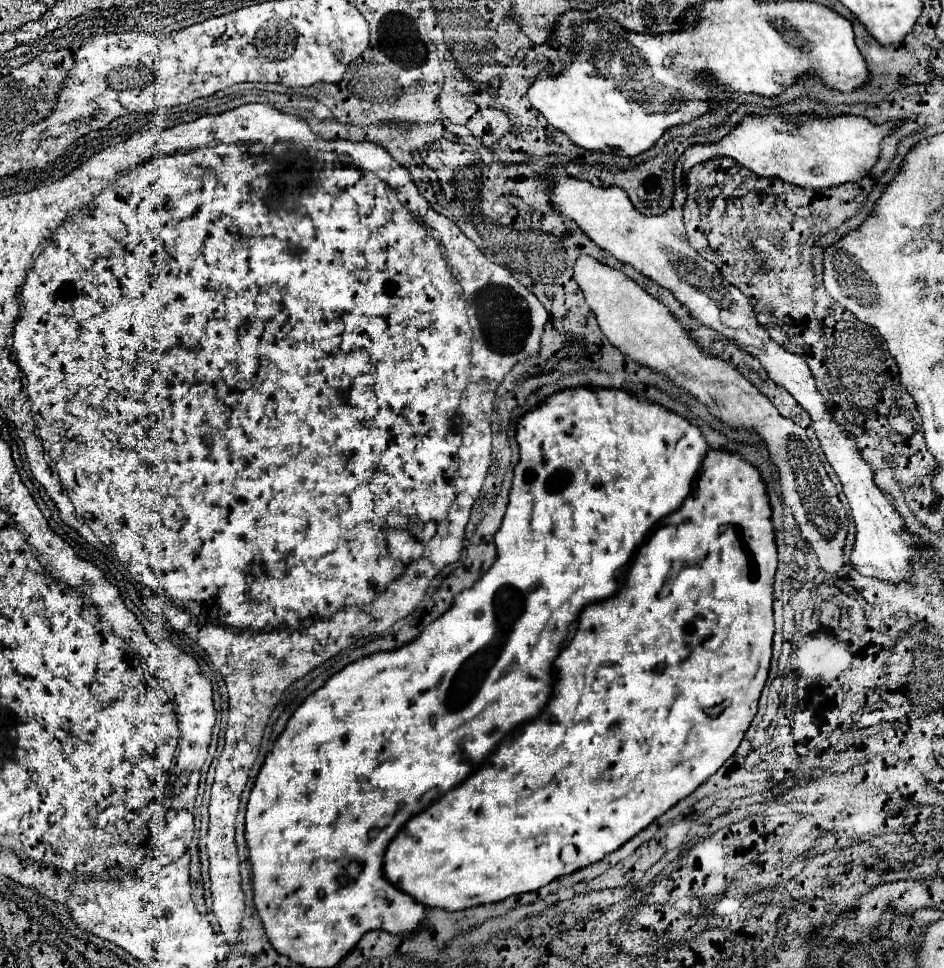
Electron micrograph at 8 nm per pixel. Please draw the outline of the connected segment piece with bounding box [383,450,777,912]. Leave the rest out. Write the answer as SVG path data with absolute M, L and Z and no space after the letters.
M709 450L693 480L691 494L687 496L683 506L659 524L661 526L657 526L649 540L639 548L625 586L615 596L583 608L573 640L567 648L561 650L555 660L557 682L553 688L553 698L549 700L547 708L543 708L543 712L537 716L537 720L523 724L523 728L515 728L501 742L501 746L485 760L485 764L475 772L475 776L471 774L457 788L449 790L429 808L413 816L399 830L395 840L391 840L385 852L383 872L395 888L407 892L423 906L443 908L451 912L539 890L551 880L595 864L605 854L611 854L621 848L627 840L647 828L653 820L673 808L679 800L695 792L709 776L713 776L727 762L729 756L735 754L737 746L745 736L745 730L757 714L757 702L767 680L773 642L771 606L773 576L777 570L777 548L773 540L769 498L761 474L757 472L757 468L743 462L737 454Z

